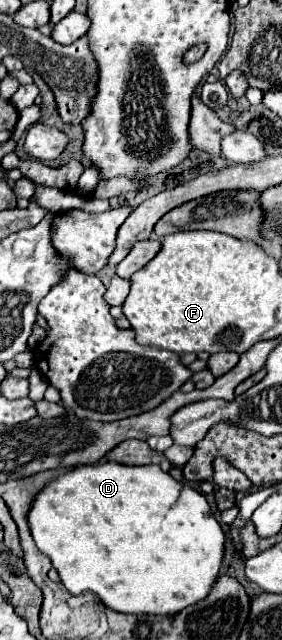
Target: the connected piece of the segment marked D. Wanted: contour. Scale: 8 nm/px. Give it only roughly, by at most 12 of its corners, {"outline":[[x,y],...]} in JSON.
{"outline":[[77,465],[27,515],[69,593],[171,615],[225,533],[159,465]]}

